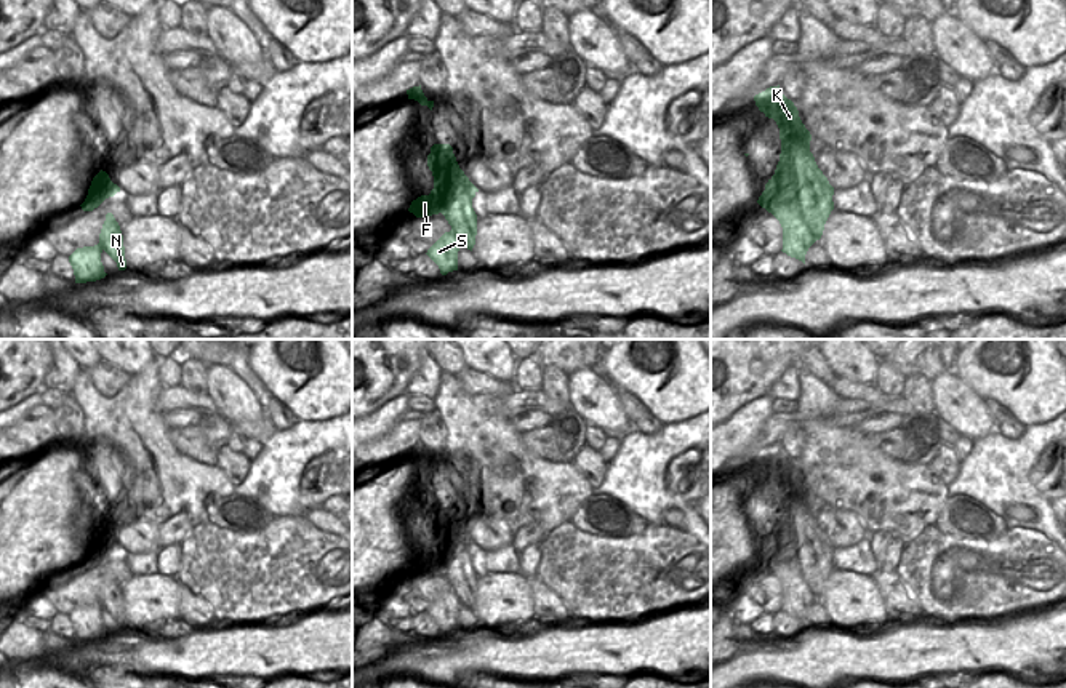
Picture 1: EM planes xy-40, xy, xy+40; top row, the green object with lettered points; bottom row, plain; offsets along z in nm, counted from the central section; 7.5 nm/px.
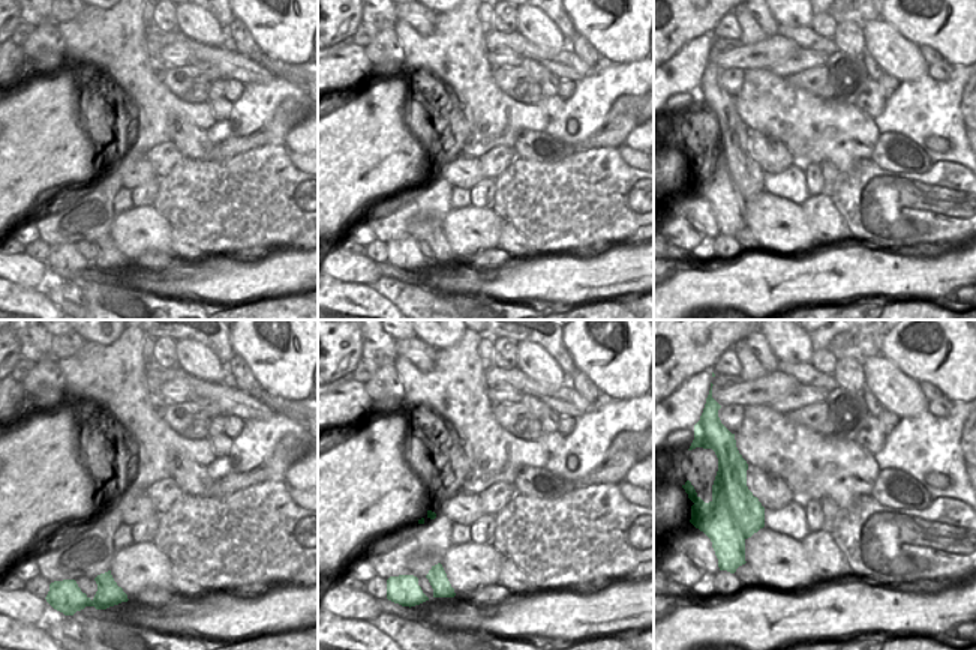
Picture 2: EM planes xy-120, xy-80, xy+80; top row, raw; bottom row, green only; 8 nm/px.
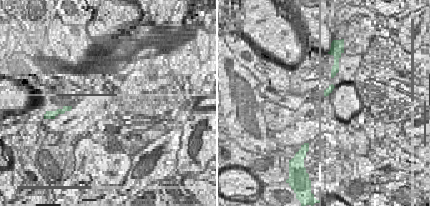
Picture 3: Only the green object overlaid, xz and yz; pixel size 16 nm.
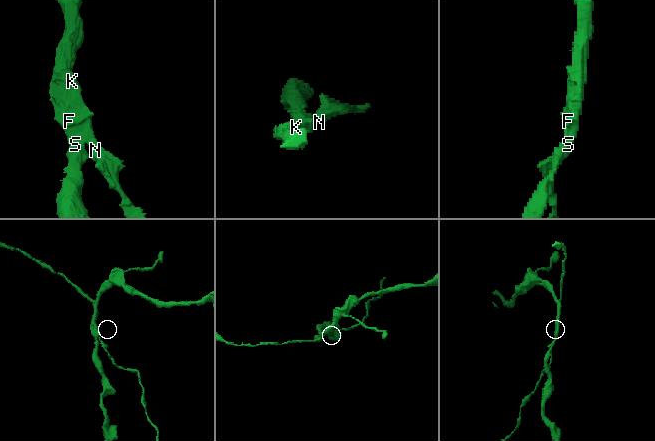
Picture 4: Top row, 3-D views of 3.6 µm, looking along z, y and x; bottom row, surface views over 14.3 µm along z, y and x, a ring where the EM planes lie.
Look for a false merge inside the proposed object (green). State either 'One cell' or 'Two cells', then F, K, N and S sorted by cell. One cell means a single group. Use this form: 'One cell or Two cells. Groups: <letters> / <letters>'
Two cells. Groups: F K S / N.

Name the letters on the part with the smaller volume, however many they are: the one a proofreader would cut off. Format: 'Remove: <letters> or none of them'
Remove: N

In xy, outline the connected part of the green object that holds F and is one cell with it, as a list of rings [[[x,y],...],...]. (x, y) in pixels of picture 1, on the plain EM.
[[[434,502],[427,514],[427,525],[434,534],[434,547],[411,560],[408,570],[416,576],[442,571],[450,590],[445,590],[429,608],[427,614],[439,624],[440,632],[458,629],[459,592],[477,586],[472,557],[479,547],[459,526],[450,502]]]

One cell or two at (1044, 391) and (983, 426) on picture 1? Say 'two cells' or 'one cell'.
two cells

